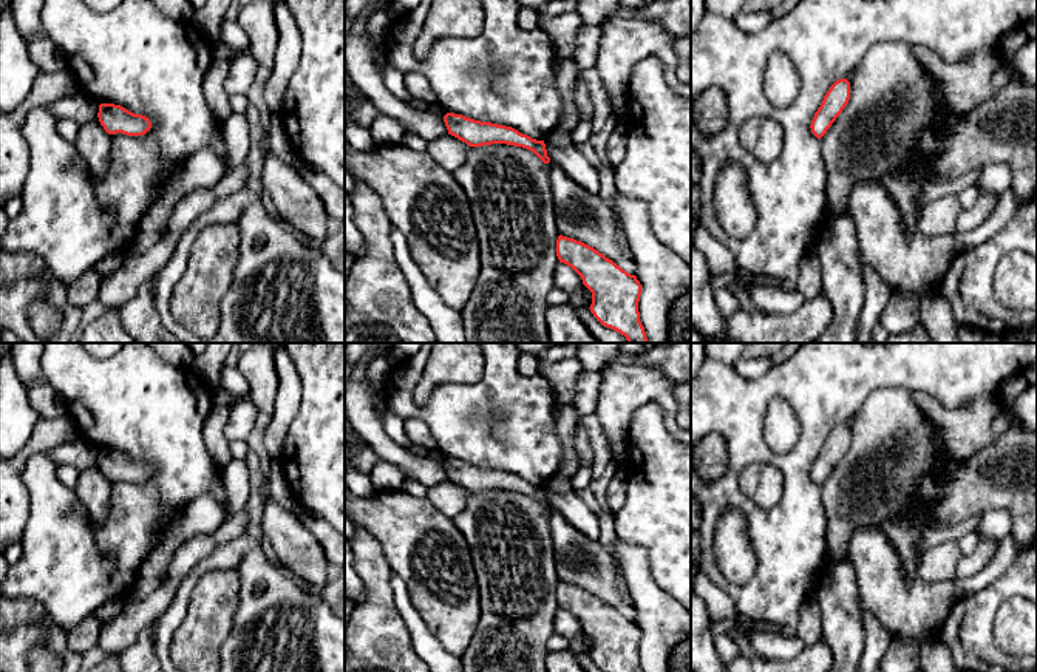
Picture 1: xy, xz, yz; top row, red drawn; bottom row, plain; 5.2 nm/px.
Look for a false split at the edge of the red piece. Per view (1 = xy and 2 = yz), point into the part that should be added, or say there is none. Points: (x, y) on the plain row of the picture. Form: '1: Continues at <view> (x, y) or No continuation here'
1: No continuation here
2: No continuation here

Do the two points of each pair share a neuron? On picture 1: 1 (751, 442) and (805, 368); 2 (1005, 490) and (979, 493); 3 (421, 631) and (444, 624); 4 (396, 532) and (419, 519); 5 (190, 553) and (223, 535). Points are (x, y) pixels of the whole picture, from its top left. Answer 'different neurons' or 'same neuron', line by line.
1: same neuron
2: same neuron
3: different neurons
4: same neuron
5: same neuron

